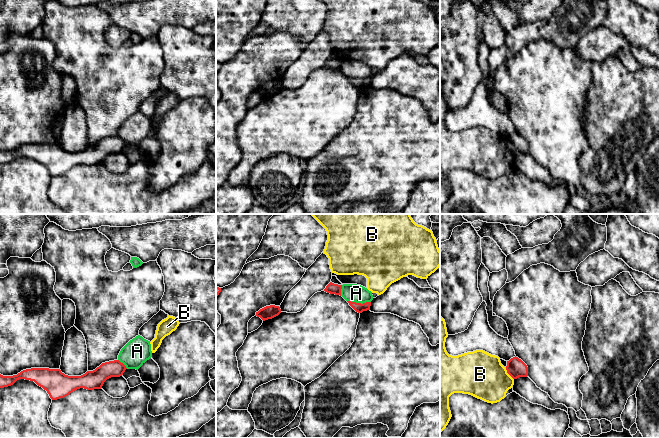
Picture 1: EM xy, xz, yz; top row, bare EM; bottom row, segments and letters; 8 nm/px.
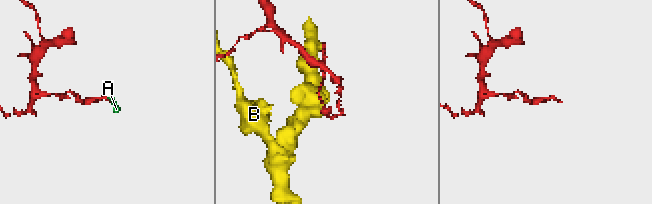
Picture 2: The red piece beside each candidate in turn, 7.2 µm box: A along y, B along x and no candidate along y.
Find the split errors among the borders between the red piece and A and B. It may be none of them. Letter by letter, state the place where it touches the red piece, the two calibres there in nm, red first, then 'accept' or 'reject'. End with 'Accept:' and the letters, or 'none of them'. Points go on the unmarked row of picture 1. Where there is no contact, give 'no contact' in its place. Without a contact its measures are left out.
A: contact xz (359, 79); calibres 80 and 140 nm; reject
B: contact yz (508, 149); calibres 150 and 360 nm; reject
Accept: none of them

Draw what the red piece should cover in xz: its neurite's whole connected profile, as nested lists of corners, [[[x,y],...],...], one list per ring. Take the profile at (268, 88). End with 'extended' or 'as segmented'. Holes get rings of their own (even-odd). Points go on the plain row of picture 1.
[[[270,81],[260,85],[258,88],[256,88],[255,92],[260,93],[263,97],[265,97],[278,92],[280,89],[281,85],[279,82]]]; as segmented

